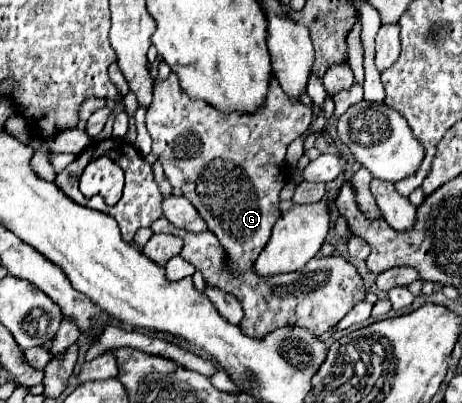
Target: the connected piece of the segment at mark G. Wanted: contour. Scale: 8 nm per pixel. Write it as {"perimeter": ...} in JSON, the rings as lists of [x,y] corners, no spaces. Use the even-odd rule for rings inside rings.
{"perimeter":[[[176,73],[154,85],[154,101],[146,113],[146,129],[152,137],[152,153],[164,165],[164,173],[172,187],[182,189],[182,195],[196,207],[208,229],[220,239],[228,253],[228,263],[236,271],[252,267],[260,251],[270,239],[270,231],[280,217],[278,193],[286,185],[284,155],[288,145],[304,135],[312,121],[312,111],[304,103],[292,103],[282,91],[278,79],[270,81],[270,91],[264,107],[254,115],[230,113],[224,115],[204,101],[192,101],[180,87]]]}

